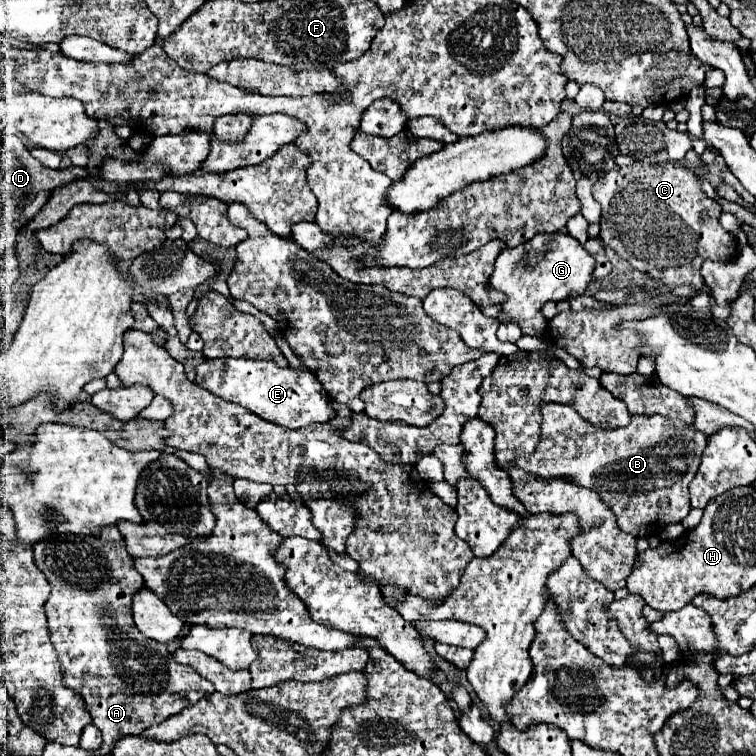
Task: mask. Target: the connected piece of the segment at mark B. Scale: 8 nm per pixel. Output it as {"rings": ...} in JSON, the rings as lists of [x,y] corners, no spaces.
{"rings":[[[543,405],[543,439],[537,451],[515,463],[543,479],[565,477],[581,487],[599,491],[617,515],[617,525],[633,537],[661,535],[665,525],[679,523],[691,511],[689,483],[695,477],[707,435],[693,425],[667,417],[633,417],[623,429],[595,429],[573,407]]]}

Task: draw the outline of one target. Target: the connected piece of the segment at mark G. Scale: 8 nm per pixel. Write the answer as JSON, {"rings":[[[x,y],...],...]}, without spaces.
{"rings":[[[567,231],[557,233],[541,233],[519,245],[517,249],[503,249],[501,257],[495,261],[495,273],[489,279],[489,287],[501,293],[507,293],[507,301],[501,305],[503,315],[499,321],[513,321],[527,335],[541,335],[547,329],[547,321],[541,315],[541,307],[547,301],[565,301],[575,295],[575,289],[587,289],[591,281],[591,273],[595,269],[595,259],[585,247],[571,237]]]}

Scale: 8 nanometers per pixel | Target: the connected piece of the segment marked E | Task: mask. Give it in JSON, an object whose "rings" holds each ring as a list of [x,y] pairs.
{"rings":[[[207,359],[197,365],[195,383],[213,395],[247,407],[265,421],[283,425],[287,429],[301,429],[311,423],[325,423],[335,417],[323,385],[307,369],[279,367],[273,361],[251,359]]]}

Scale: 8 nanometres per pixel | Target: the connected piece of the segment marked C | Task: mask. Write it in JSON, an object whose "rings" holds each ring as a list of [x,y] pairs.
{"rings":[[[633,163],[613,167],[593,185],[593,197],[603,207],[601,241],[635,269],[657,279],[679,297],[693,297],[703,287],[705,281],[699,271],[703,261],[731,261],[737,257],[737,243],[733,241],[733,235],[719,223],[721,207],[703,193],[697,175],[685,163]]]}

